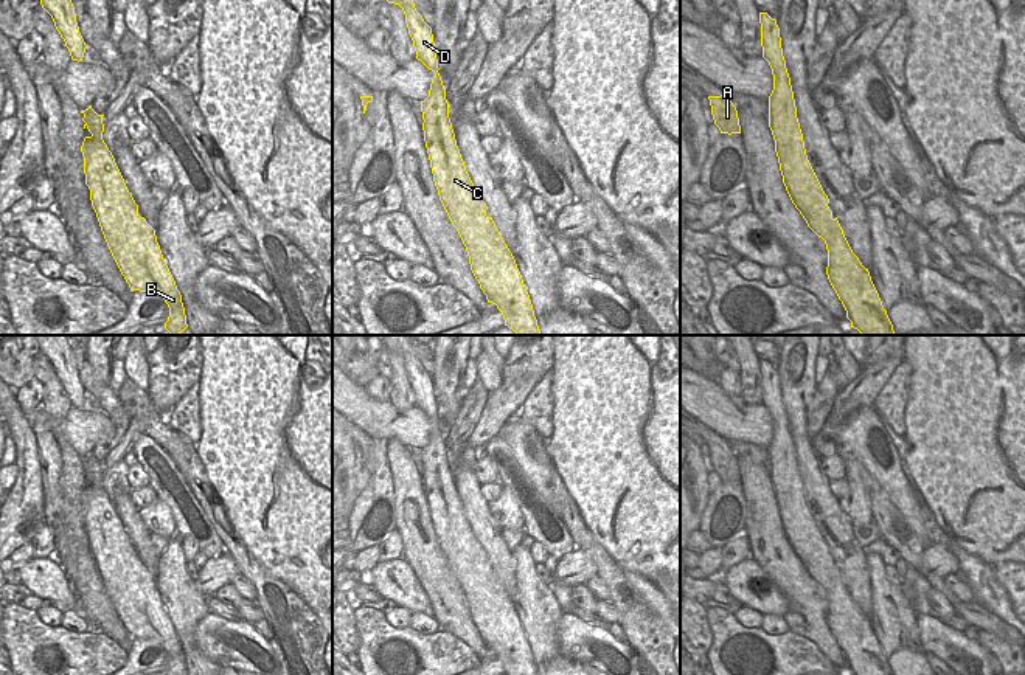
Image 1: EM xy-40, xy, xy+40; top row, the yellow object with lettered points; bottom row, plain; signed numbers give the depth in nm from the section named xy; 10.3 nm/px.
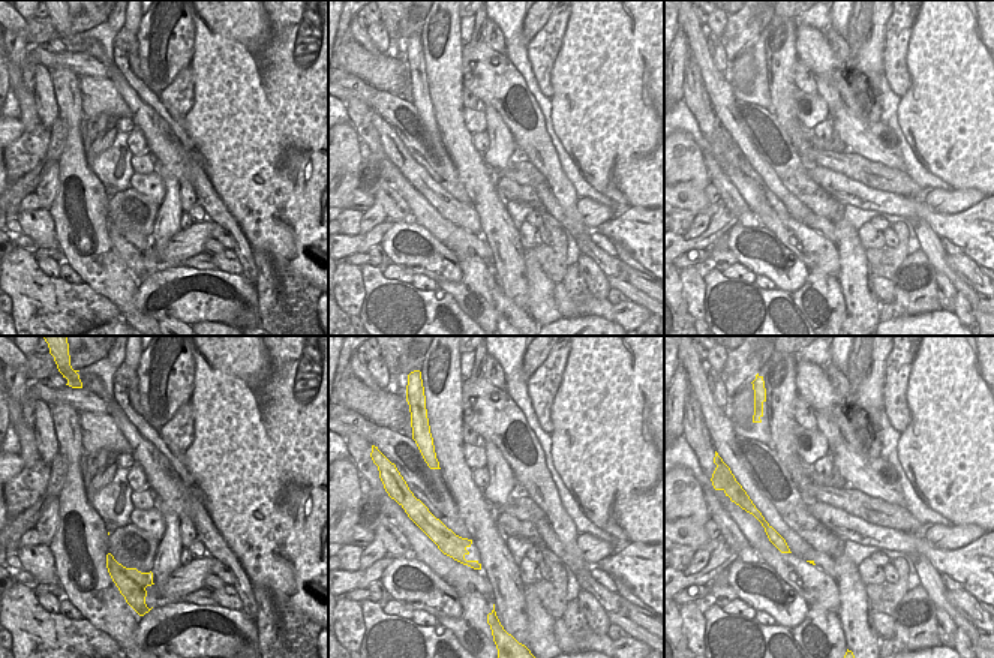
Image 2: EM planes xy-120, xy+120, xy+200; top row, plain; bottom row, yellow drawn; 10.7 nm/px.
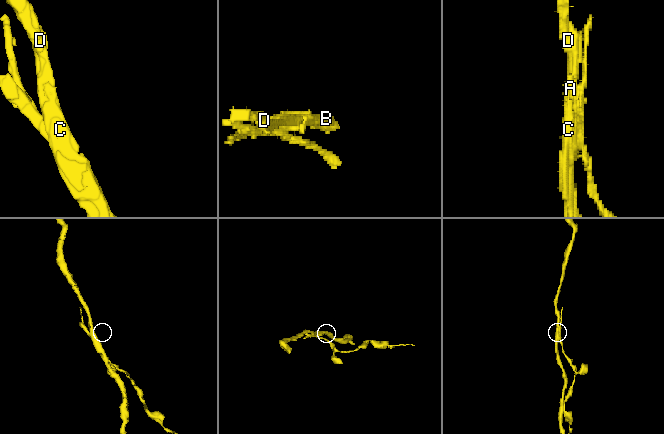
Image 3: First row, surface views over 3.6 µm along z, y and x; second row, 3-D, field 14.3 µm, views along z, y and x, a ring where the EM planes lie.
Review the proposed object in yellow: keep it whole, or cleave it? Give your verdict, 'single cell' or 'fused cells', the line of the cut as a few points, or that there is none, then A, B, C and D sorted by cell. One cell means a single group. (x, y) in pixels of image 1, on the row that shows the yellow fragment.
fused cells | xy+40 (792, 199), (795, 207) | A / B C D

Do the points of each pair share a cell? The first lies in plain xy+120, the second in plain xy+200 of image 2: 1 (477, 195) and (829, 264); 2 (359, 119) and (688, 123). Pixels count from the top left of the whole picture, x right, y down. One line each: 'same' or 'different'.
1: different
2: different

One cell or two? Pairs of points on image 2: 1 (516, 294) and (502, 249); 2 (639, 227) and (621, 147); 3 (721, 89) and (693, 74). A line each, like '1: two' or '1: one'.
1: one
2: two
3: two

